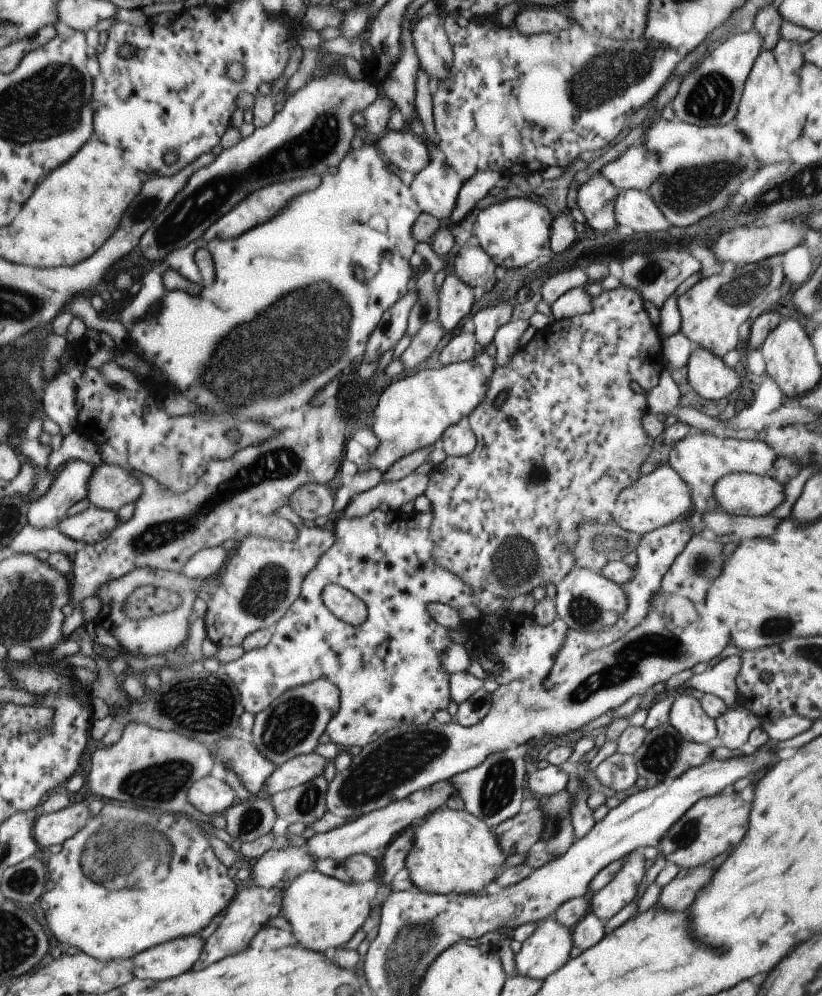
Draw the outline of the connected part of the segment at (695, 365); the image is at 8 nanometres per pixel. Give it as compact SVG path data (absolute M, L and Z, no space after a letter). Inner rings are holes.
M694 346L687 367L690 386L706 400L720 400L740 389L736 370L706 348Z

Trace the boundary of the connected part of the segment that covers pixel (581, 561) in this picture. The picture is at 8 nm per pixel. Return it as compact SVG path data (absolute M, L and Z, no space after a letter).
M593 522L580 524L580 528L578 528L578 544L574 548L575 566L592 572L599 572L611 560L622 561L625 554L634 552L642 537L642 534L632 534L631 531L625 531L623 527L614 522L608 525Z

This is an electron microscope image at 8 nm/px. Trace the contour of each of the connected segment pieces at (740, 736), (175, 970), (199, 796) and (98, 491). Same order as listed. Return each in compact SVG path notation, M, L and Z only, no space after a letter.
M749 705L744 706L743 710L727 710L715 719L717 735L724 746L730 749L740 748L747 742L752 730L761 726L758 718L759 715Z
M200 934L182 936L138 953L130 961L132 974L140 980L168 980L180 976L196 964L204 948Z
M208 775L194 782L188 790L188 802L202 814L212 816L230 808L236 798L226 781Z
M103 462L94 467L92 478L88 478L86 498L95 507L117 512L125 504L136 503L142 496L142 490L140 480L127 468Z

